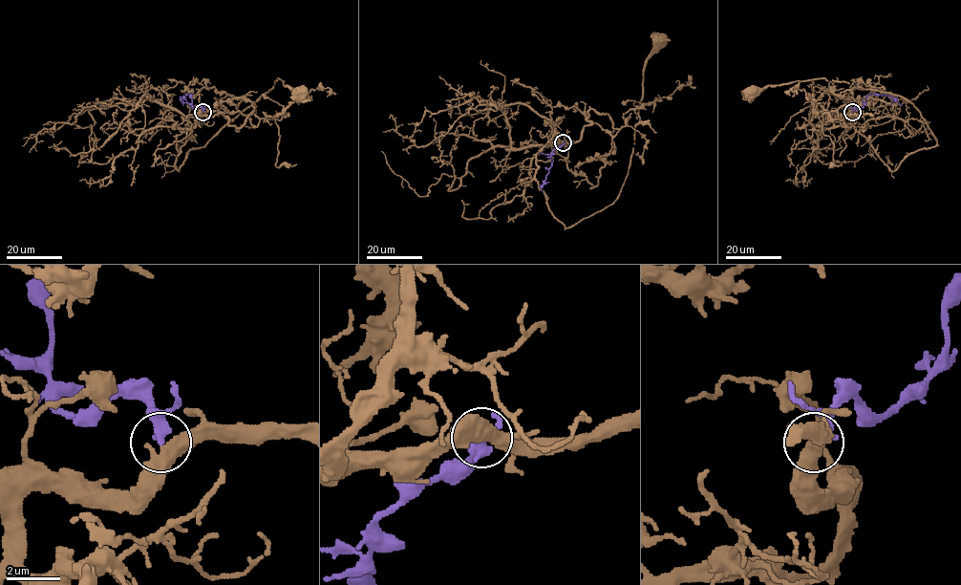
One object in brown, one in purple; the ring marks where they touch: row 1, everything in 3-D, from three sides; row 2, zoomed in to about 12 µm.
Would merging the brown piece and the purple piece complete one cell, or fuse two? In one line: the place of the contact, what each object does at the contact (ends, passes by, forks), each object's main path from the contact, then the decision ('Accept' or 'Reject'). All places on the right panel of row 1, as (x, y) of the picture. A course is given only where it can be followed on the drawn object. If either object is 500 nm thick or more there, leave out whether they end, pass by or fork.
Place: (852, 112). At the ring brown passes by. At the ring purple ends. Course of brown: (852, 112), (854, 128), (891, 170), (907, 155), (936, 143), (920, 112), (901, 97), (823, 78), (751, 92). Course of purple: (852, 112), (855, 107), (861, 108), (871, 94), (887, 95), (901, 105). Reject

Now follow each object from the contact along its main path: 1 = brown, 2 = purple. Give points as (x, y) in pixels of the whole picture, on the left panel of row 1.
1: (203, 112), (201, 117), (190, 117), (177, 136), (178, 170), (191, 149), (202, 147), (278, 78), (301, 92)
2: (203, 112), (201, 107), (192, 108), (192, 94), (186, 95), (181, 101), (183, 105)

